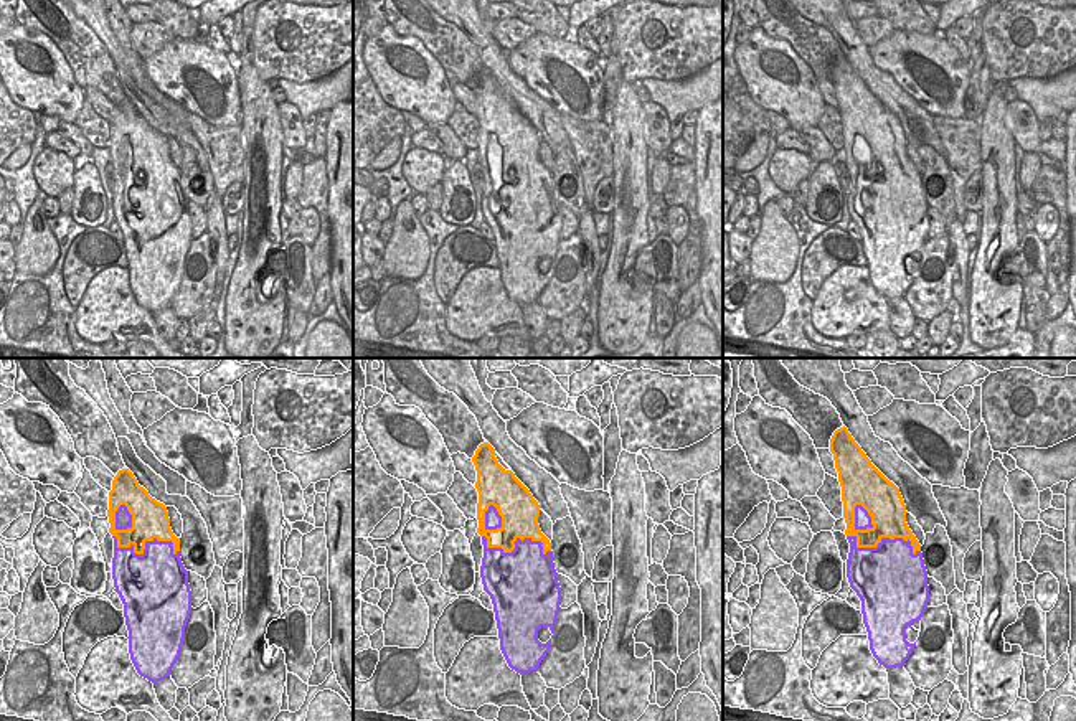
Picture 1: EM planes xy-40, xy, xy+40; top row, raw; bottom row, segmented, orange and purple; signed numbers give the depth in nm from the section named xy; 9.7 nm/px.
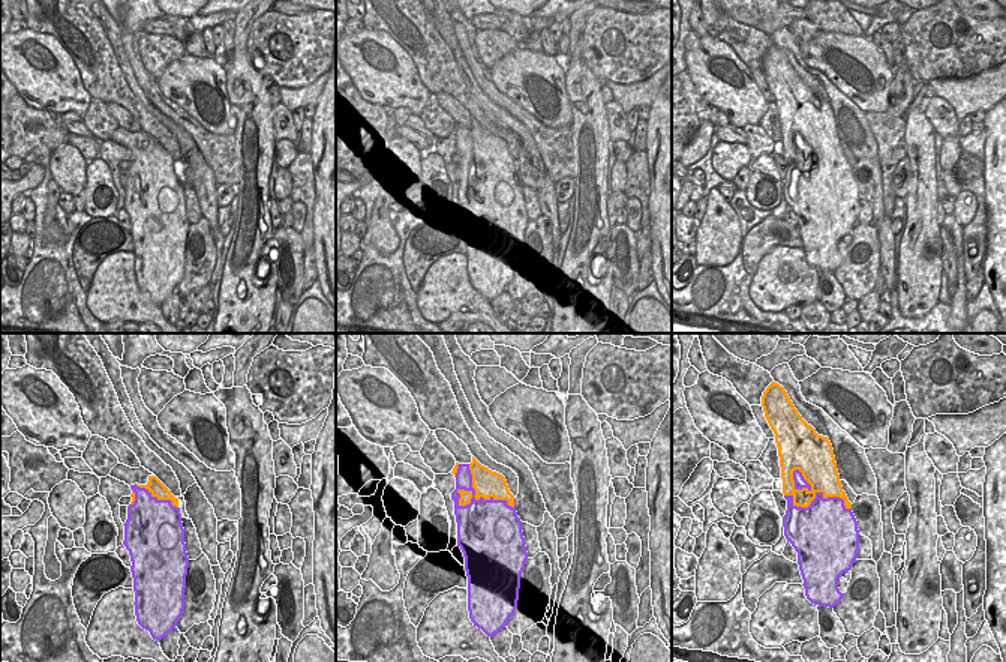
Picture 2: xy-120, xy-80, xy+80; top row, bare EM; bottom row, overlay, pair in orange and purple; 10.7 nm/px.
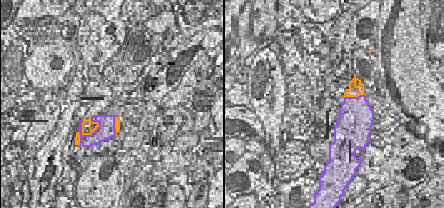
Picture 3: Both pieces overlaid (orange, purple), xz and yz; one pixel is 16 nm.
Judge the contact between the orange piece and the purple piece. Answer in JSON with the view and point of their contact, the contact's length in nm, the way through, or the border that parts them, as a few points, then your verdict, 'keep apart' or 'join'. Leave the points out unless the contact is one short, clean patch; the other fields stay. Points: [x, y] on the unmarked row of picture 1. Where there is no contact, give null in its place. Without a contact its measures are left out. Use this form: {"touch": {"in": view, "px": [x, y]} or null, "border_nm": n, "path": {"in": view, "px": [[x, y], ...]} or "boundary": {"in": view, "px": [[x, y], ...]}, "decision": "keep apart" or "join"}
{"touch": {"in": "xy-40", "px": [144, 177]}, "border_nm": 700, "decision": "join"}

